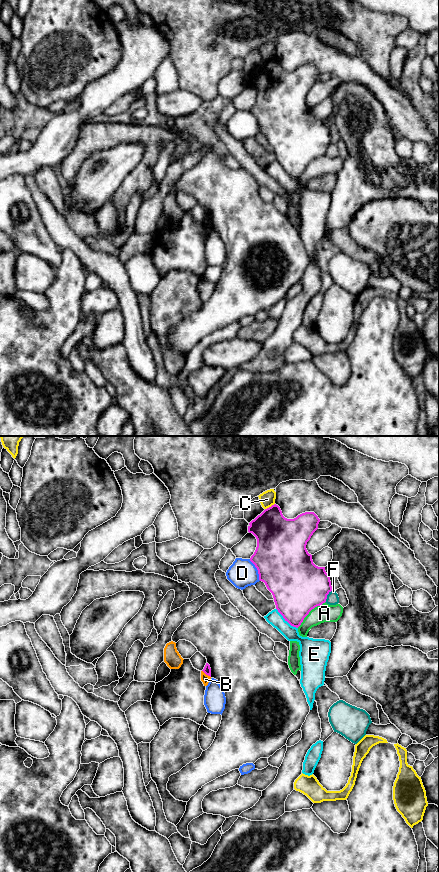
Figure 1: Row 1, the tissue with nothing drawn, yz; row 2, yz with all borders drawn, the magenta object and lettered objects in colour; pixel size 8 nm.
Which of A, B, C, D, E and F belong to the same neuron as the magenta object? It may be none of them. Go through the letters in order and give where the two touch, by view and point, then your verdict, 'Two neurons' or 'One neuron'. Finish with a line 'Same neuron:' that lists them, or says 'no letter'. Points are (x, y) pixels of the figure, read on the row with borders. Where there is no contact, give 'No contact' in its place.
A: Touches magenta at yz (309, 611). Two neurons
B: Touches magenta at yz (206, 674). Two neurons
C: Touches magenta at yz (269, 507). Two neurons
D: Touches magenta at yz (257, 569). Two neurons
E: Touches magenta at yz (286, 620). Two neurons
F: Touches magenta at yz (327, 594). Two neurons
Same neuron: no letter

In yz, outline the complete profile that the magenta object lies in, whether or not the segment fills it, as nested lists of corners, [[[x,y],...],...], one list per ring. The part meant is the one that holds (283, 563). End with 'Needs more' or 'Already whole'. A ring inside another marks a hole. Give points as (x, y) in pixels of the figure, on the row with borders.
[[[274,504],[248,526],[248,532],[257,539],[250,561],[272,593],[278,612],[296,628],[333,590],[325,567],[316,566],[306,549],[319,522],[314,512],[287,519]]]. Already whole

